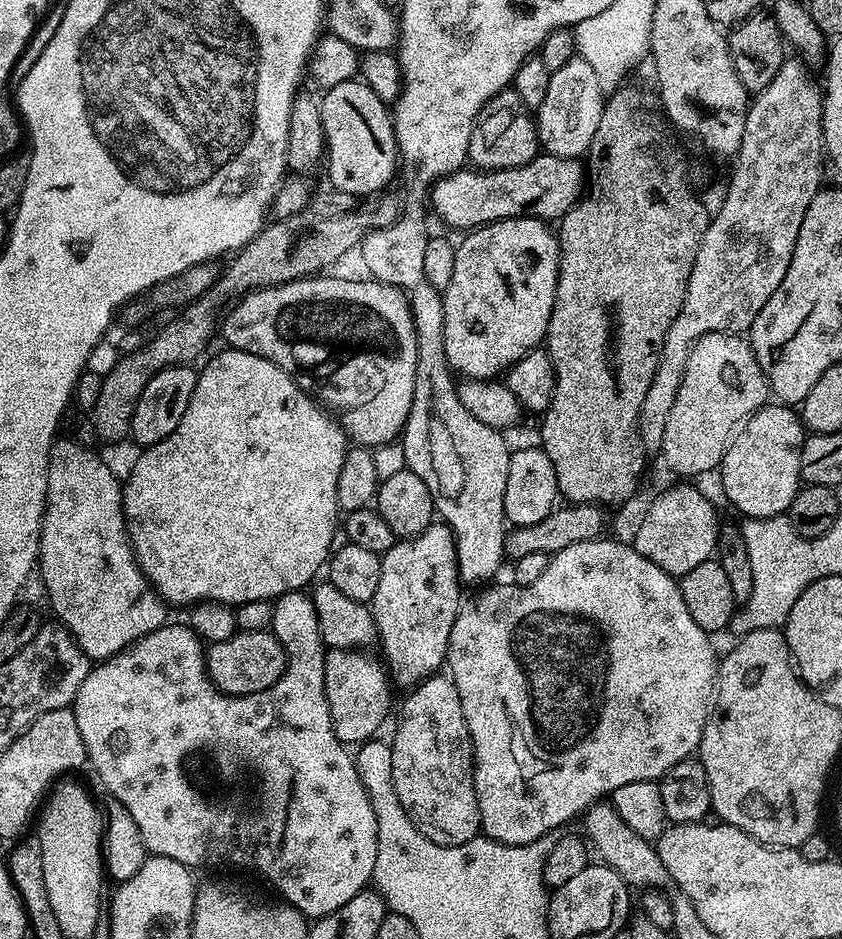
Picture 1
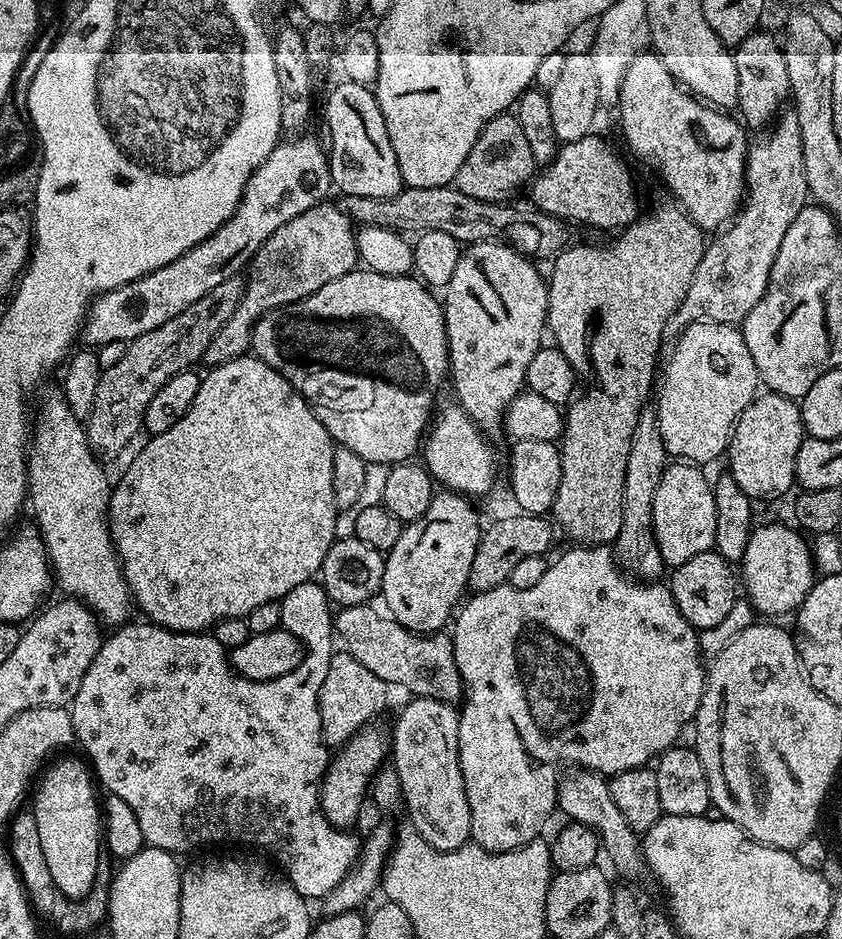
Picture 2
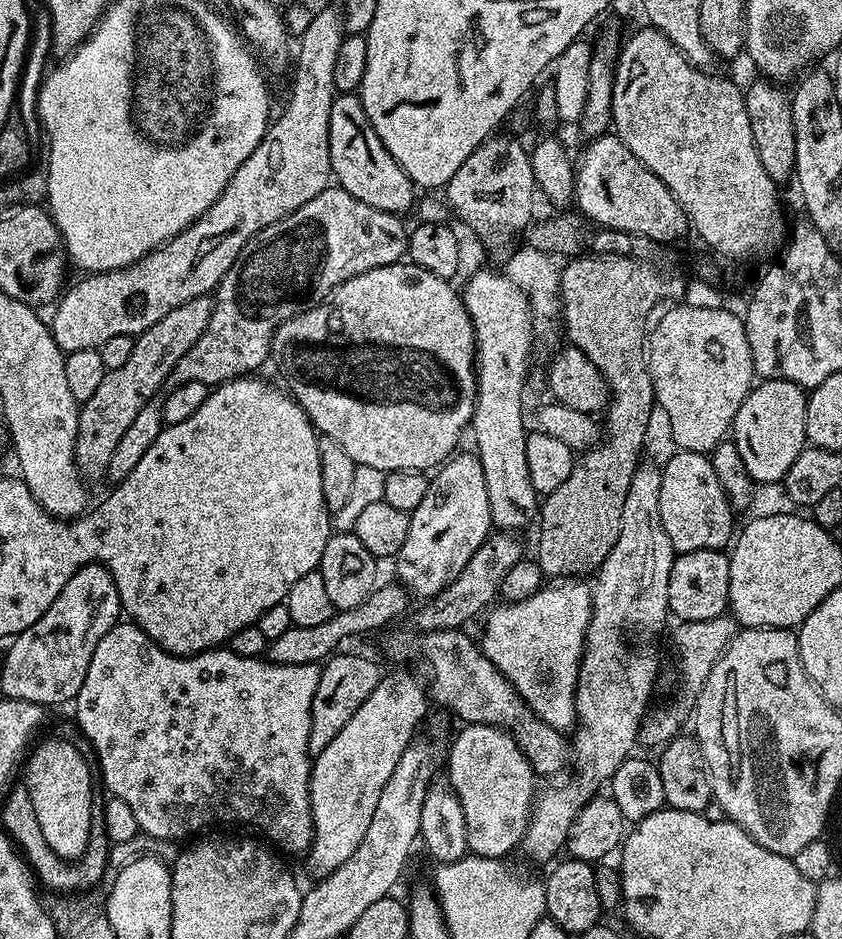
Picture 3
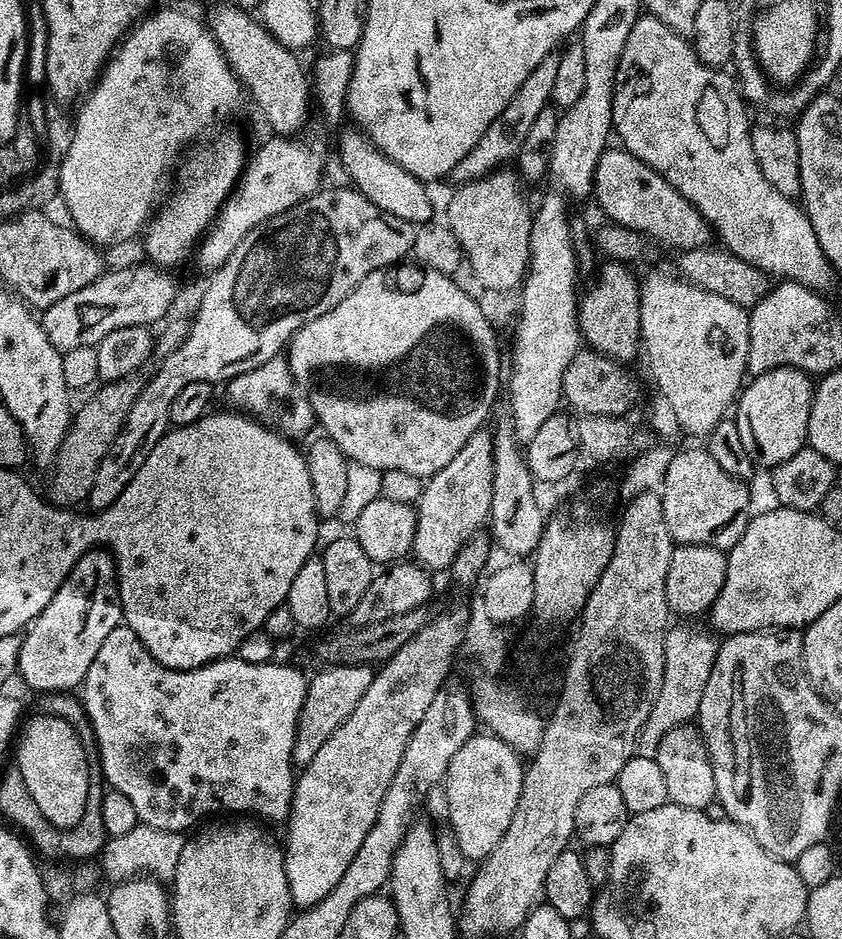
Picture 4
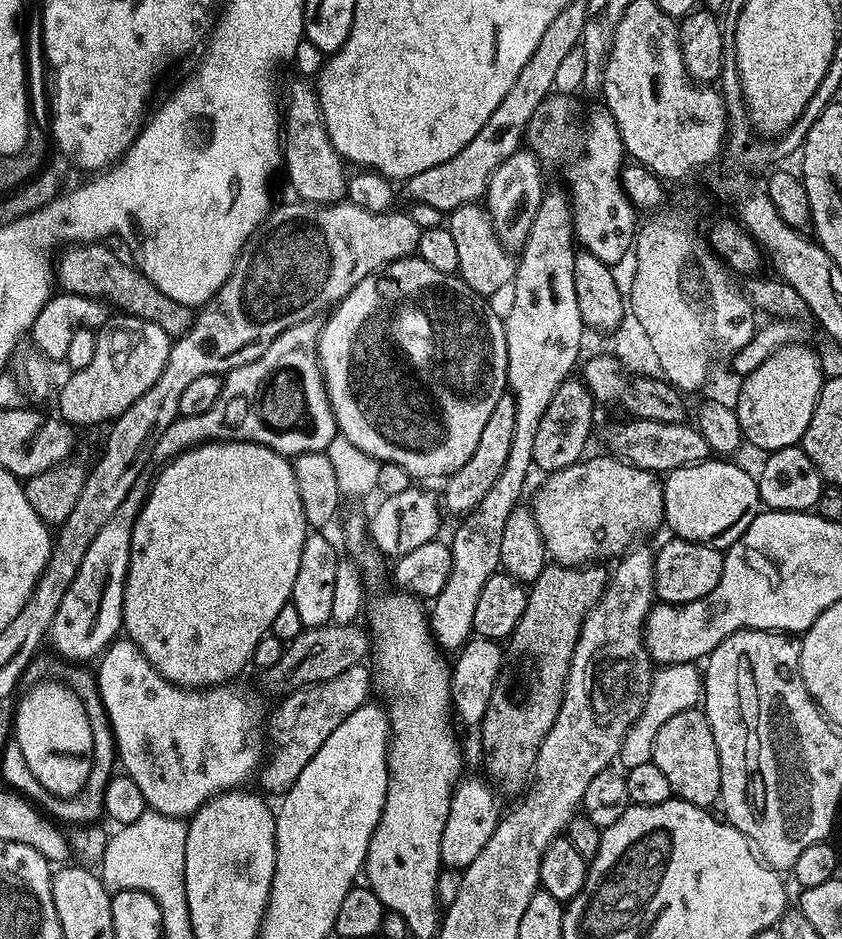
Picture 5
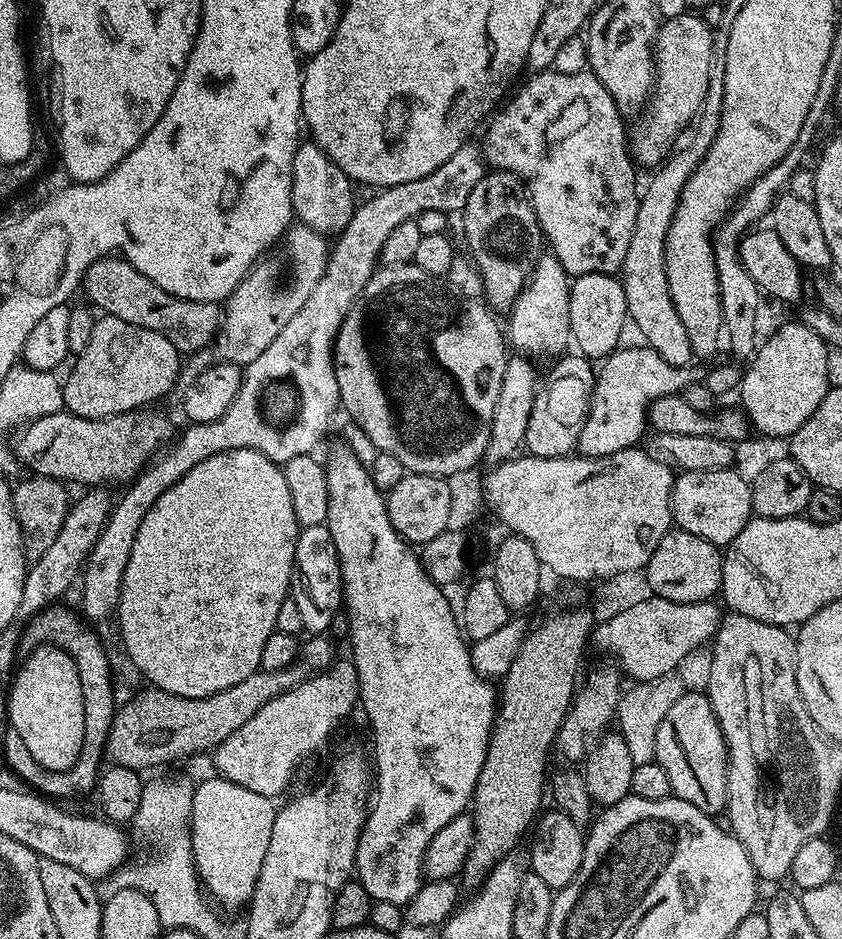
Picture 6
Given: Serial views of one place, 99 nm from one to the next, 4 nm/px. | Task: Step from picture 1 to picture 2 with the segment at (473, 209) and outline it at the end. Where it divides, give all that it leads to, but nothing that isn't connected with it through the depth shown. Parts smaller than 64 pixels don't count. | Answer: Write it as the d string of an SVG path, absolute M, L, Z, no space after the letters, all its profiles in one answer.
M589 134L569 144L561 143L556 157L531 181L531 203L565 222L577 220L596 228L623 230L641 215L636 184L628 164L597 134Z

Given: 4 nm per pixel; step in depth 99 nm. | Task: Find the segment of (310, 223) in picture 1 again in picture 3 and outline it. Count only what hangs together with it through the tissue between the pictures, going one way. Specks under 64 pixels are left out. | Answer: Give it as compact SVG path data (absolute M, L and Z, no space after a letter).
M211 295L195 296L190 298L190 302L178 306L178 310L170 310L170 314L154 322L154 326L135 337L133 350L126 362L117 368L107 369L98 390L80 404L74 458L76 468L85 481L105 479L110 458L114 458L114 450L118 450L118 442L122 442L122 434L126 434L126 430L130 430L130 422L138 418L138 410L157 399L156 391L165 387L178 358L182 358L186 350L202 338L212 317L213 303Z

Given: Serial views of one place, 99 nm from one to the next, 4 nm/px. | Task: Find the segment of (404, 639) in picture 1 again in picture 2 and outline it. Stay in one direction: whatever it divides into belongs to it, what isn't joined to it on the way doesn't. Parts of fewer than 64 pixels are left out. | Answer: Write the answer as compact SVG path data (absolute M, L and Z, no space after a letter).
M437 491L426 514L405 523L398 542L394 542L394 546L386 553L379 595L384 596L383 607L387 615L397 620L403 628L408 628L411 632L431 634L441 631L445 627L443 624L447 625L453 619L454 609L461 603L468 588L470 570L474 566L474 554L478 550L482 531L480 516L472 509L472 504L473 501L468 496L458 492Z

